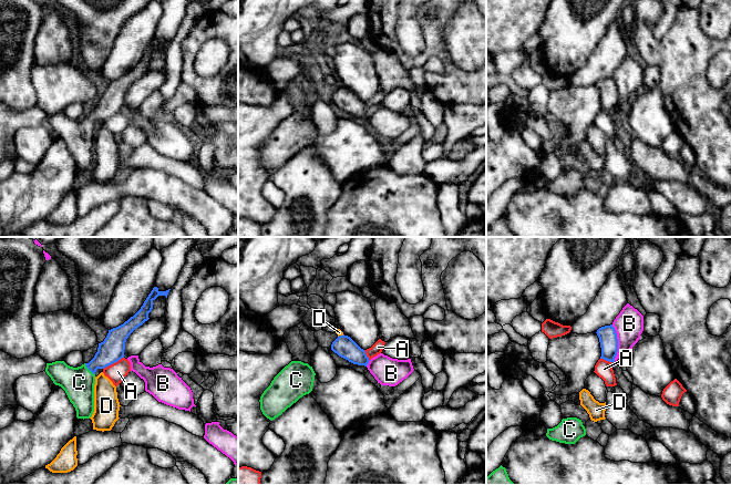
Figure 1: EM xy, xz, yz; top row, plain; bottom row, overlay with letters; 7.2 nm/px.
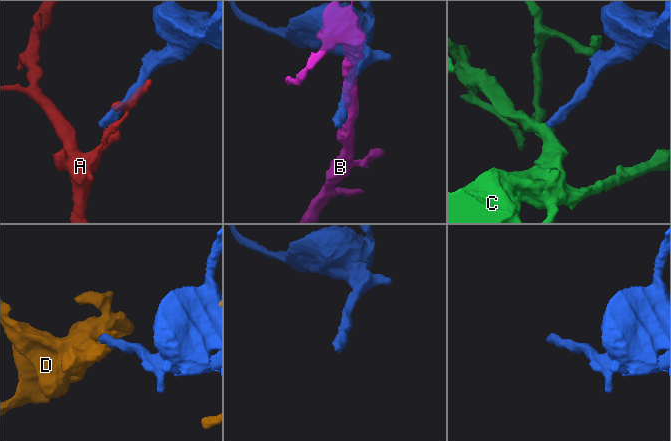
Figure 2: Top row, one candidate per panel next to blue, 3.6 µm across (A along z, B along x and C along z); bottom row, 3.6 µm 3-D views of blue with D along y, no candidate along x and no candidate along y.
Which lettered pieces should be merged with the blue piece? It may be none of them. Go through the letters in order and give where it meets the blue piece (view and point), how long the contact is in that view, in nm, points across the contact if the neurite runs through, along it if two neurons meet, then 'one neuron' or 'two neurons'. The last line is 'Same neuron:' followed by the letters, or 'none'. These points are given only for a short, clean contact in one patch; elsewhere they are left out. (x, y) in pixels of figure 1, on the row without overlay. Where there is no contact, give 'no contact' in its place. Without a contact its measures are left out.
A: xy (113, 114) | 180 nm | along xy (123, 109), (103, 121) | two neurons
B: yz (617, 95) | 280 nm | along yz (611, 76), (617, 91), (617, 106), (614, 114) | two neurons
C: xy (89, 121) | 120 nm | across xy (111, 102), (89, 121), (79, 134) | one neuron
D: xz (340, 88) | 50 nm | two neurons
Same neuron: C

